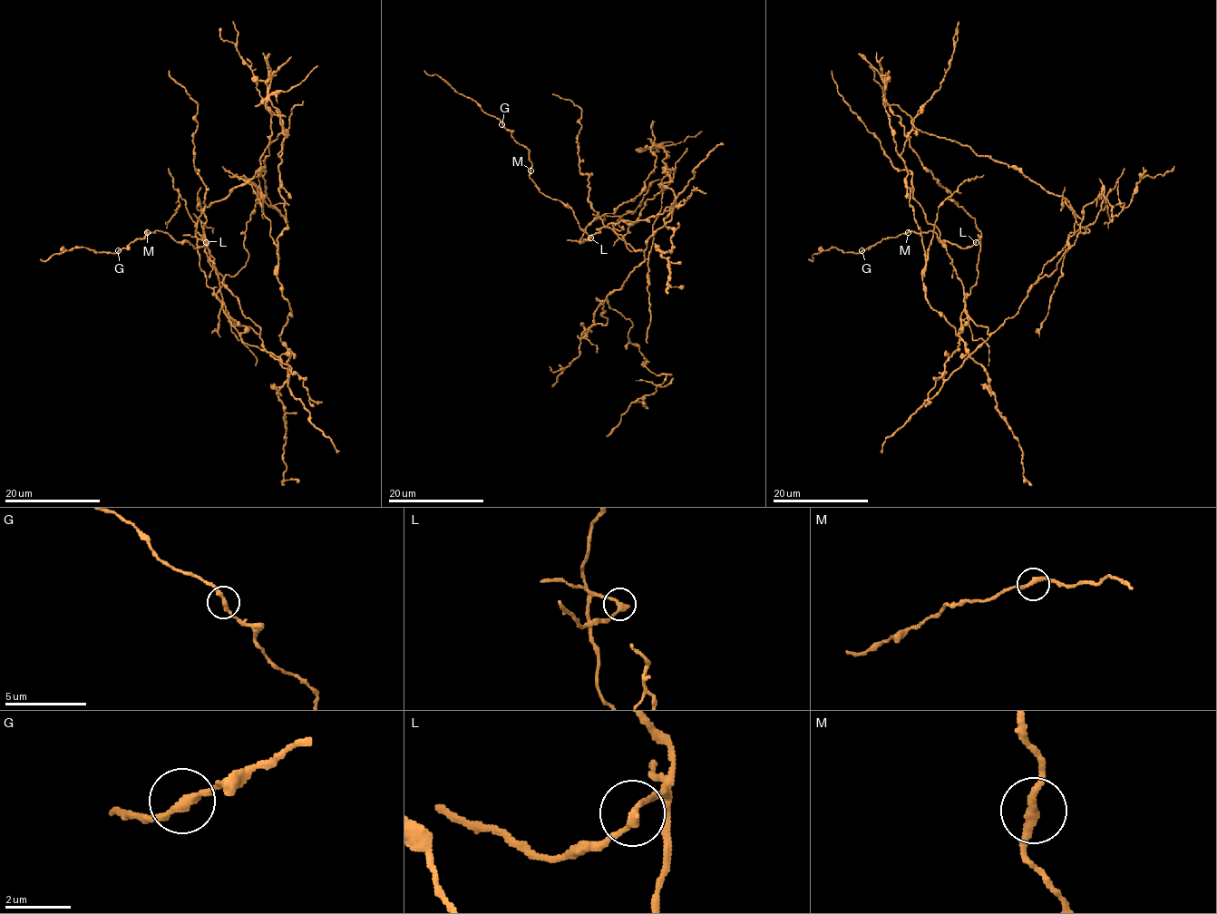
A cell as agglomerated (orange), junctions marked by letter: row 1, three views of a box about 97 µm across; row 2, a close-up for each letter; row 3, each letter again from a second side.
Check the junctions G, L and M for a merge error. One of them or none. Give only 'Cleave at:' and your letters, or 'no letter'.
Cleave at: L

